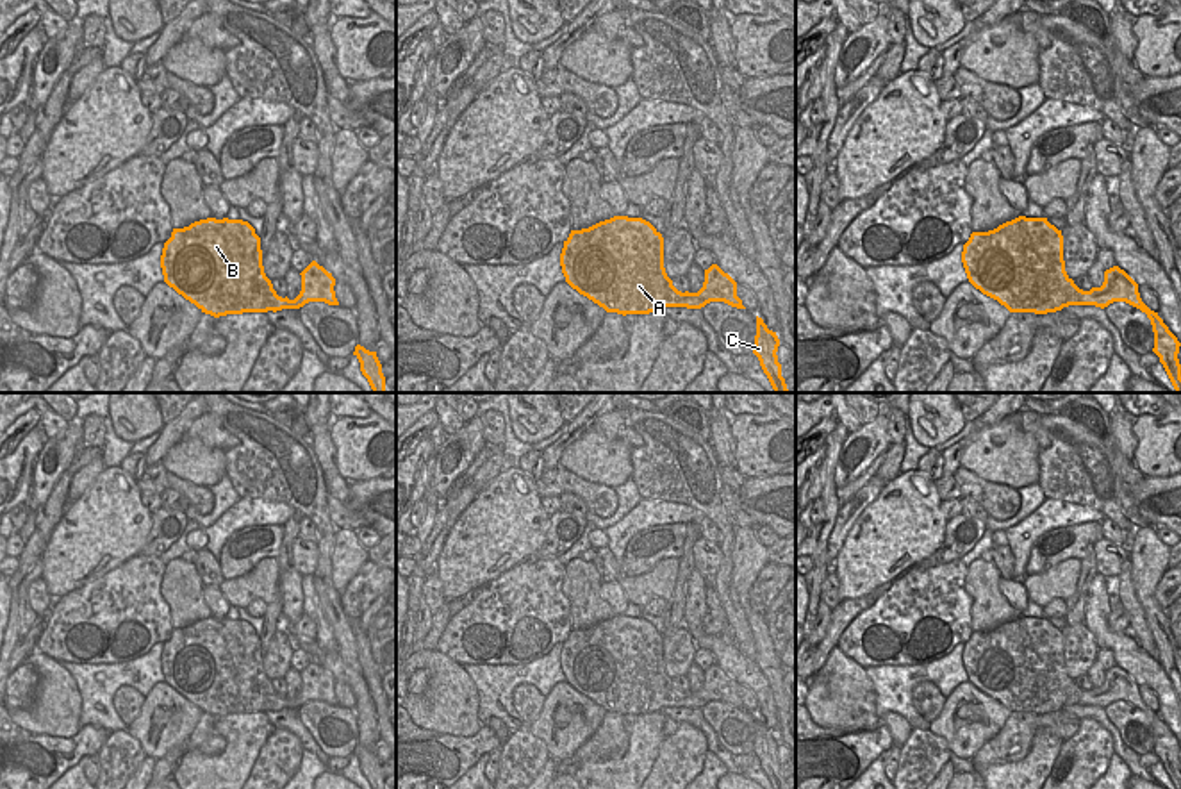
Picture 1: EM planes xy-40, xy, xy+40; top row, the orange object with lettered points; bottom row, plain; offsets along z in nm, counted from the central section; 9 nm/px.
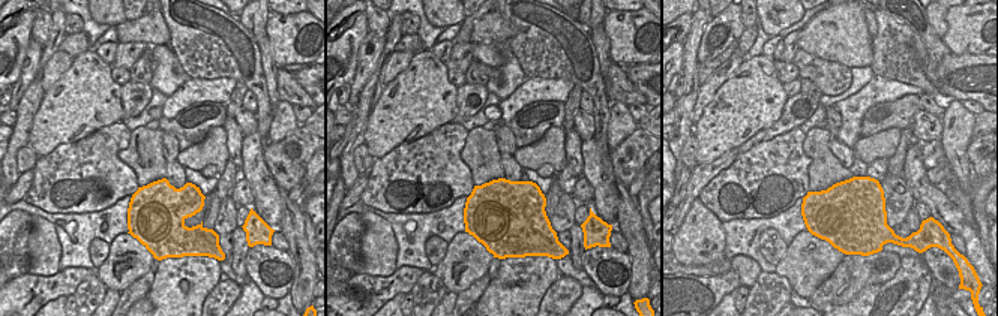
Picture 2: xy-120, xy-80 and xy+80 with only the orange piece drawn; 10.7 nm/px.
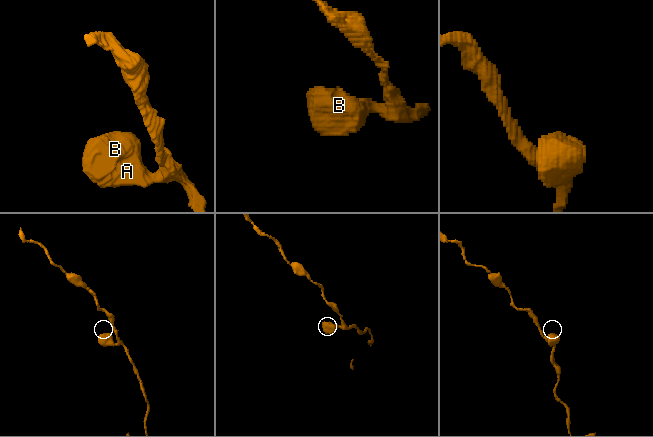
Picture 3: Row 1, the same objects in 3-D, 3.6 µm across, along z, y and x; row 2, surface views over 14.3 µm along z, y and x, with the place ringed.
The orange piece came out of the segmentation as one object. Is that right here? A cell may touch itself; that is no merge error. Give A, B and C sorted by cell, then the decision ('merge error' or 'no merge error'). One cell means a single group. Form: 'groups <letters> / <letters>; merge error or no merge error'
groups A B C; no merge error

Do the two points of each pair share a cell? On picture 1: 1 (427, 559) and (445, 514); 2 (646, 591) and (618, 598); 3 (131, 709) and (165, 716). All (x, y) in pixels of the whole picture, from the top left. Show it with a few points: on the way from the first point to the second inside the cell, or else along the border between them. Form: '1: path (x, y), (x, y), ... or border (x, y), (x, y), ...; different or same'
1: path (432, 548), (441, 525); same
2: border (618, 582), (628, 600); different
3: border (145, 697), (140, 714), (129, 727); different

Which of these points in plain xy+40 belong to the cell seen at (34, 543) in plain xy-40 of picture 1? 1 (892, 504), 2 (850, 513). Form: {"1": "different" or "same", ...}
{"1": "different", "2": "same"}

